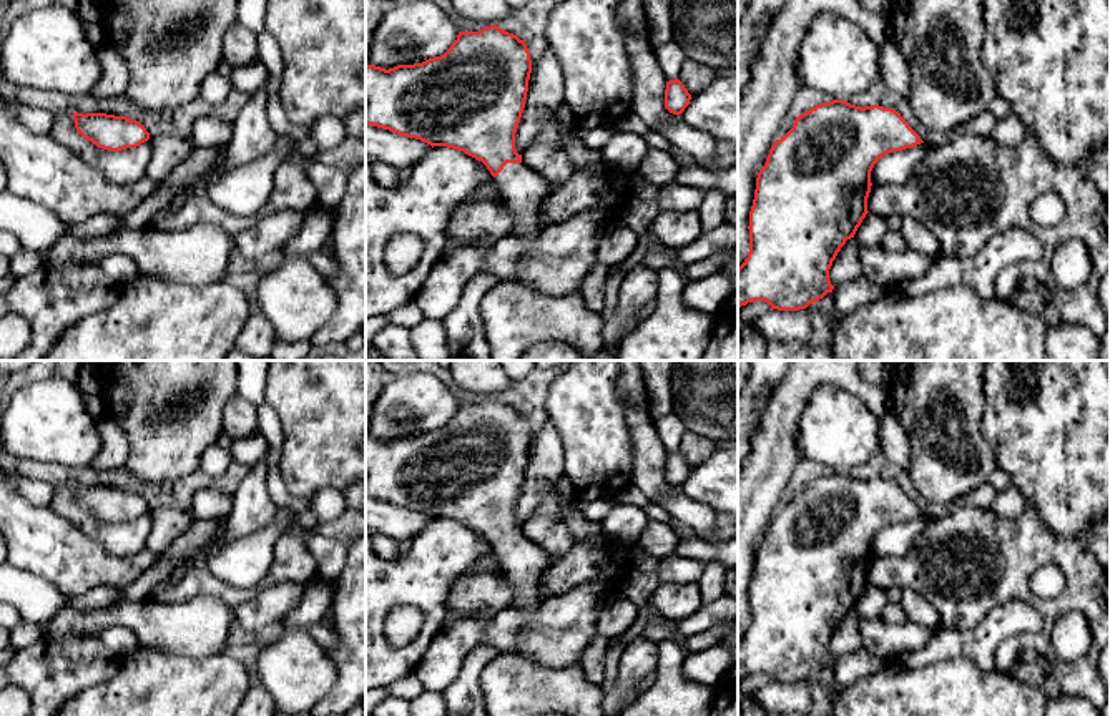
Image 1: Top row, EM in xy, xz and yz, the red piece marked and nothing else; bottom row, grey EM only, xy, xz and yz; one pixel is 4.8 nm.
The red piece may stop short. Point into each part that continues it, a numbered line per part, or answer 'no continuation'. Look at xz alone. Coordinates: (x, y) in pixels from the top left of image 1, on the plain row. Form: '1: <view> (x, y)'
1: xz (522, 560)

